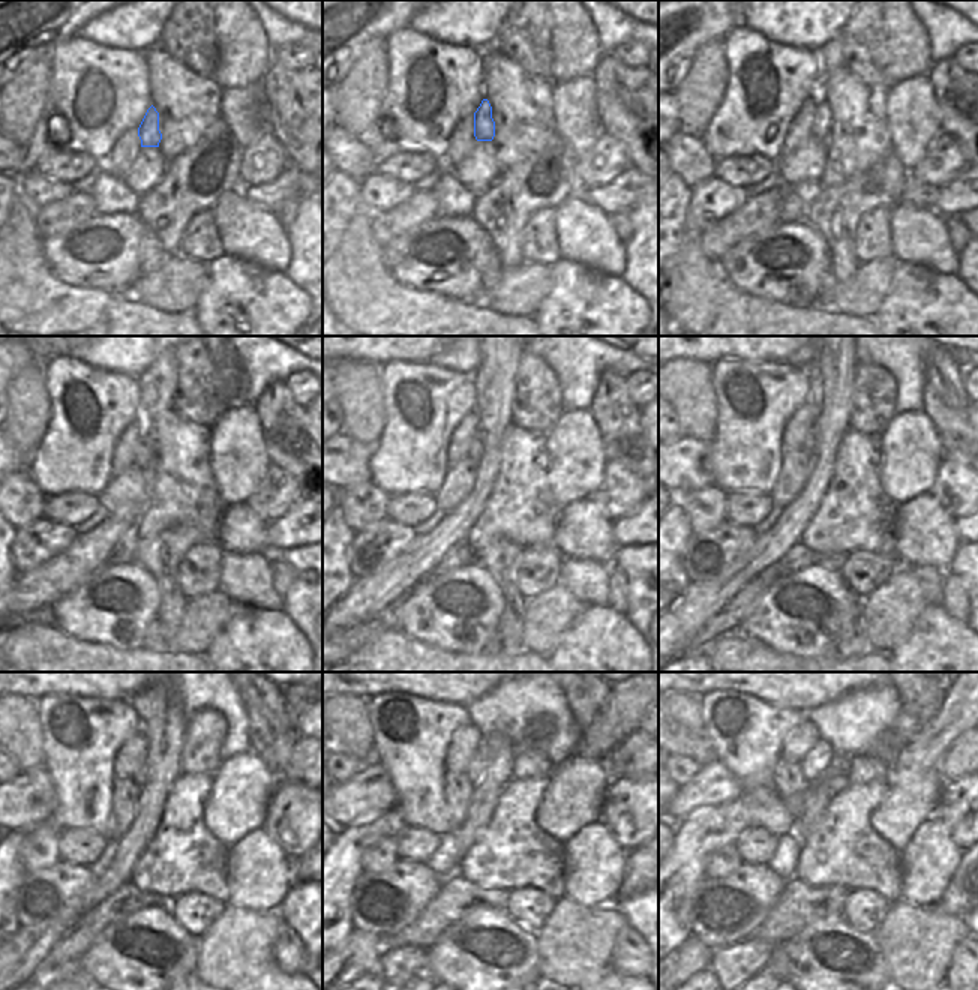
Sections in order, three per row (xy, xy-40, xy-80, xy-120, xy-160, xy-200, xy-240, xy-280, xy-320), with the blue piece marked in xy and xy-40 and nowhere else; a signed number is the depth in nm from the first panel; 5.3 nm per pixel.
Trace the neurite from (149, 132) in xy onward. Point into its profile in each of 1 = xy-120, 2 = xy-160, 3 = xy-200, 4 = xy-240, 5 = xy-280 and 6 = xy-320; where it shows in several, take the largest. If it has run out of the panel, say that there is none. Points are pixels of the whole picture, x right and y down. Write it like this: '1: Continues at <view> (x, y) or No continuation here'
1: Continues at xy-120 (144, 450)
2: Continues at xy-160 (476, 450)
3: Continues at xy-200 (812, 440)
4: Continues at xy-240 (141, 773)
5: Continues at xy-280 (477, 765)
6: Continues at xy-320 (816, 762)

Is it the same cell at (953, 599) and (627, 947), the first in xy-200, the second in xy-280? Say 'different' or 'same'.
same

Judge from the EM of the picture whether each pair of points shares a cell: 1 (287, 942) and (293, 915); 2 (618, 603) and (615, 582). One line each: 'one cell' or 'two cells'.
1: two cells
2: one cell

